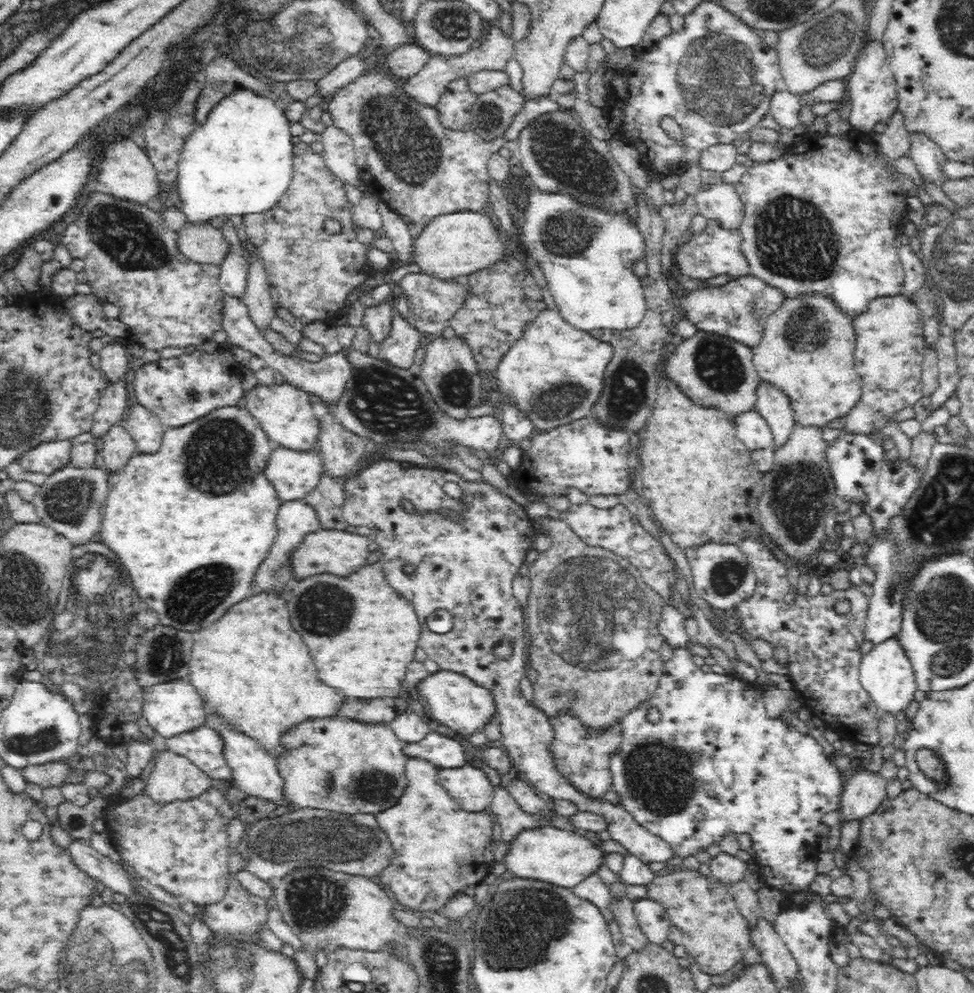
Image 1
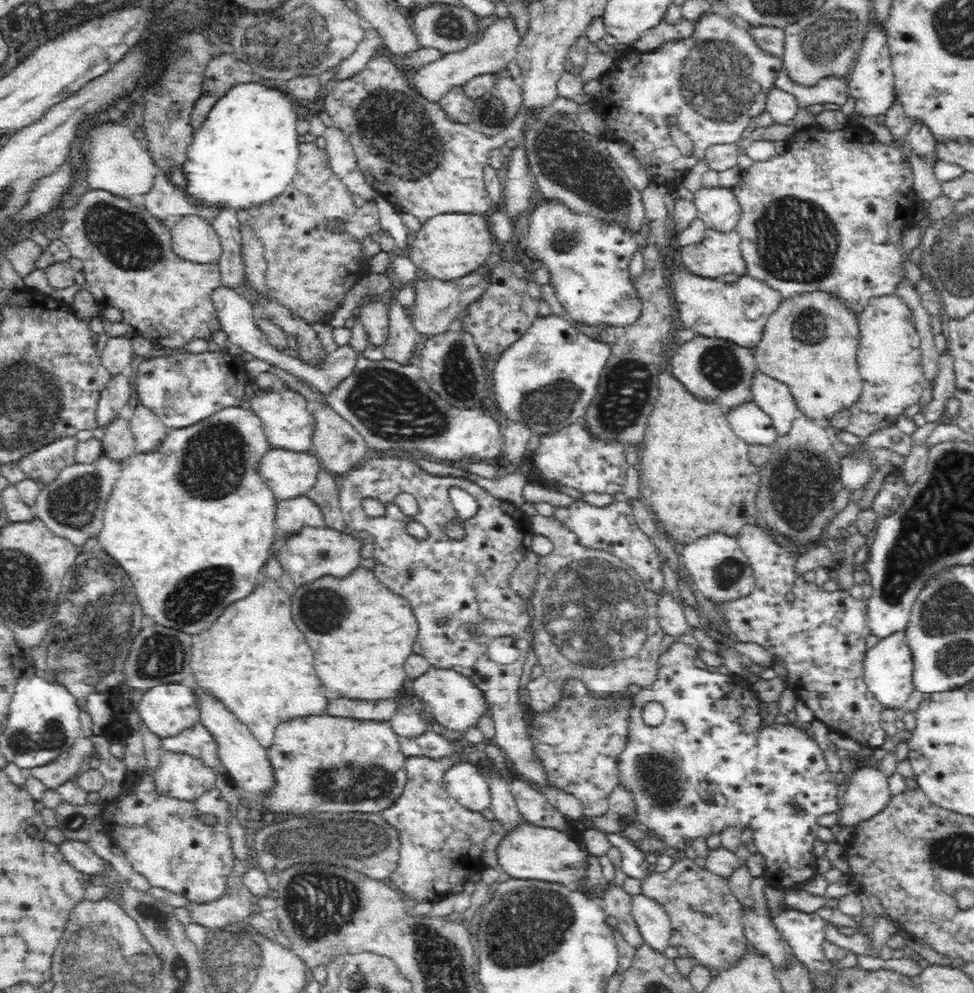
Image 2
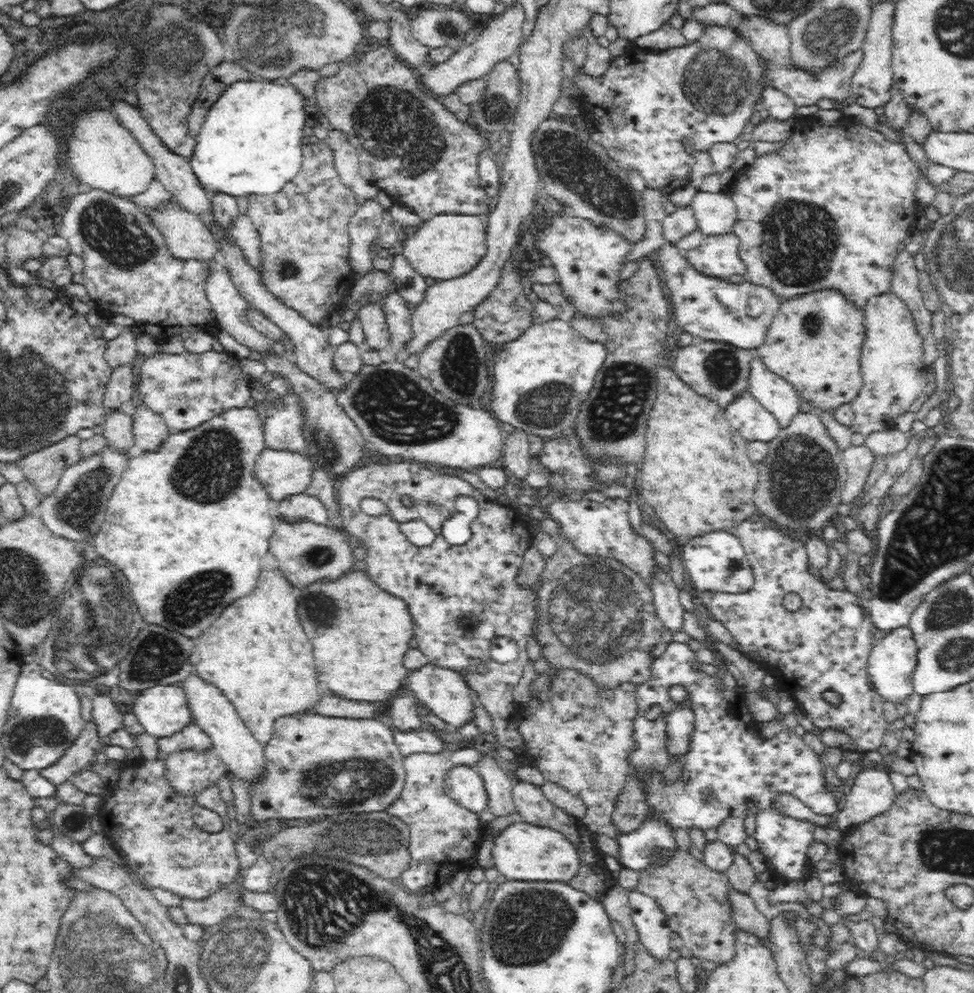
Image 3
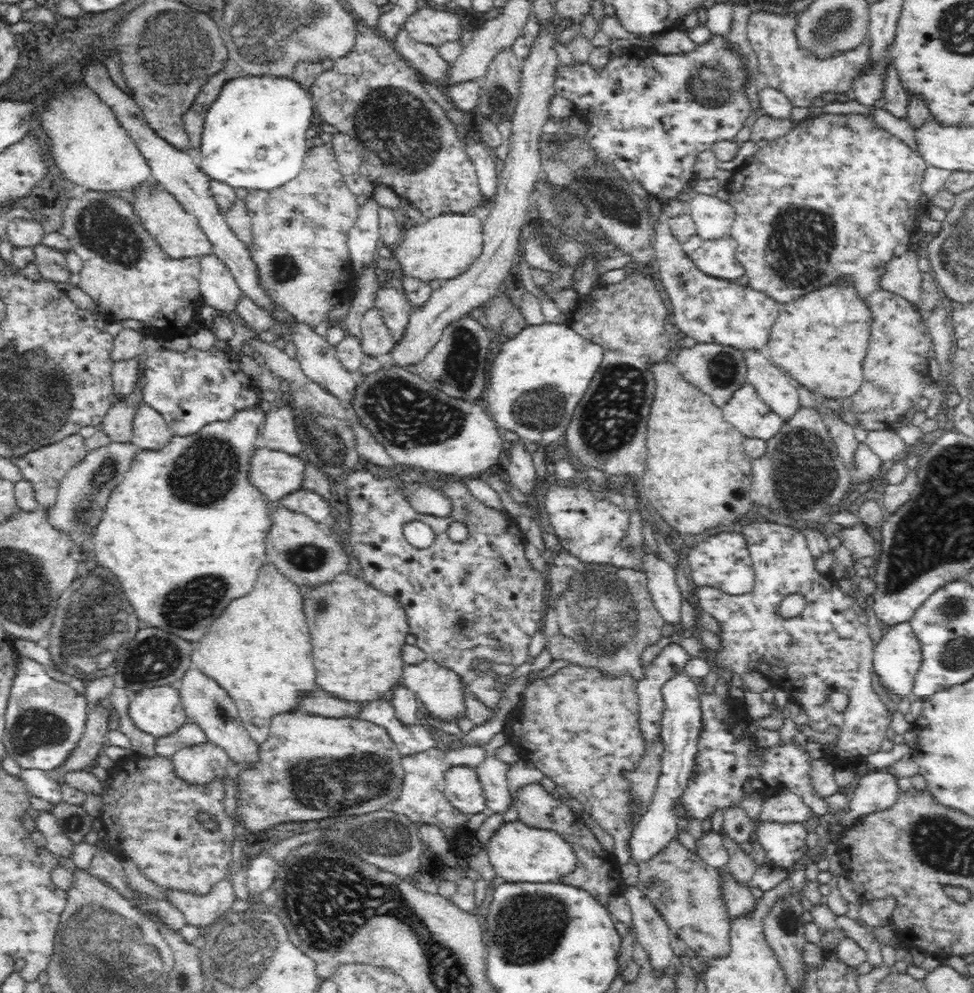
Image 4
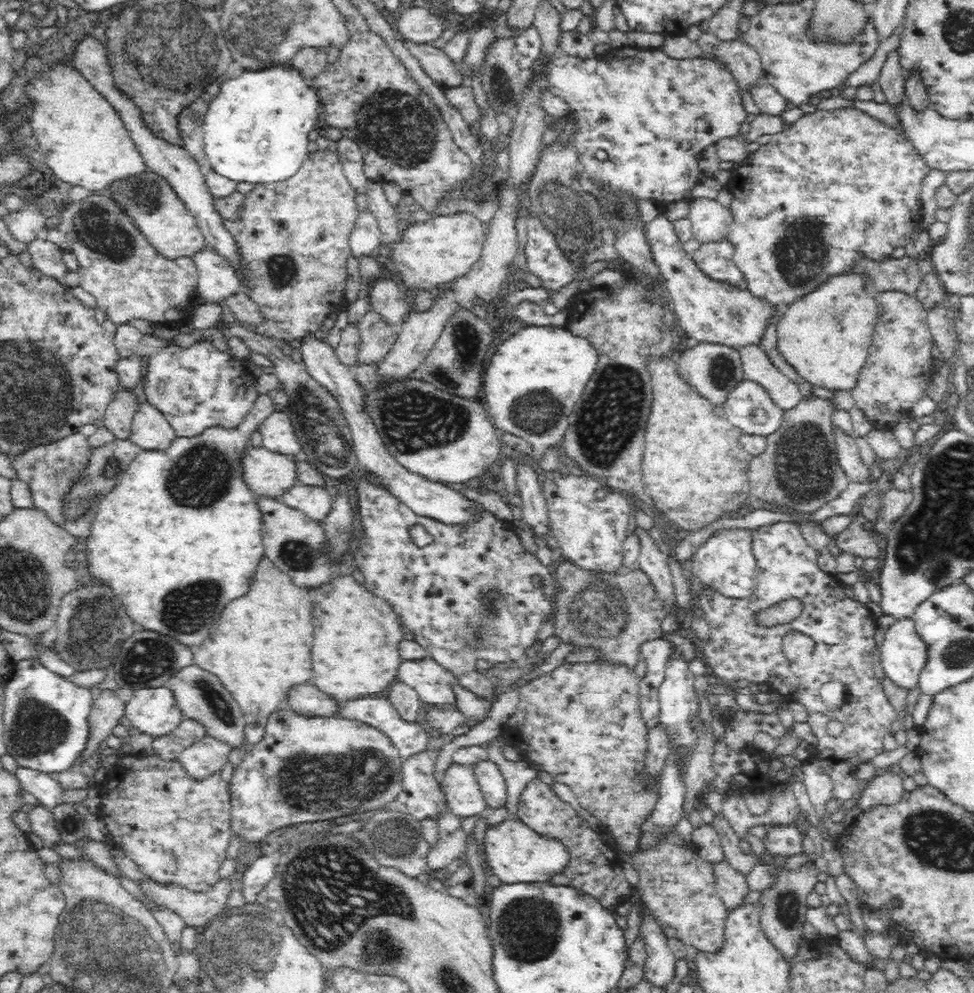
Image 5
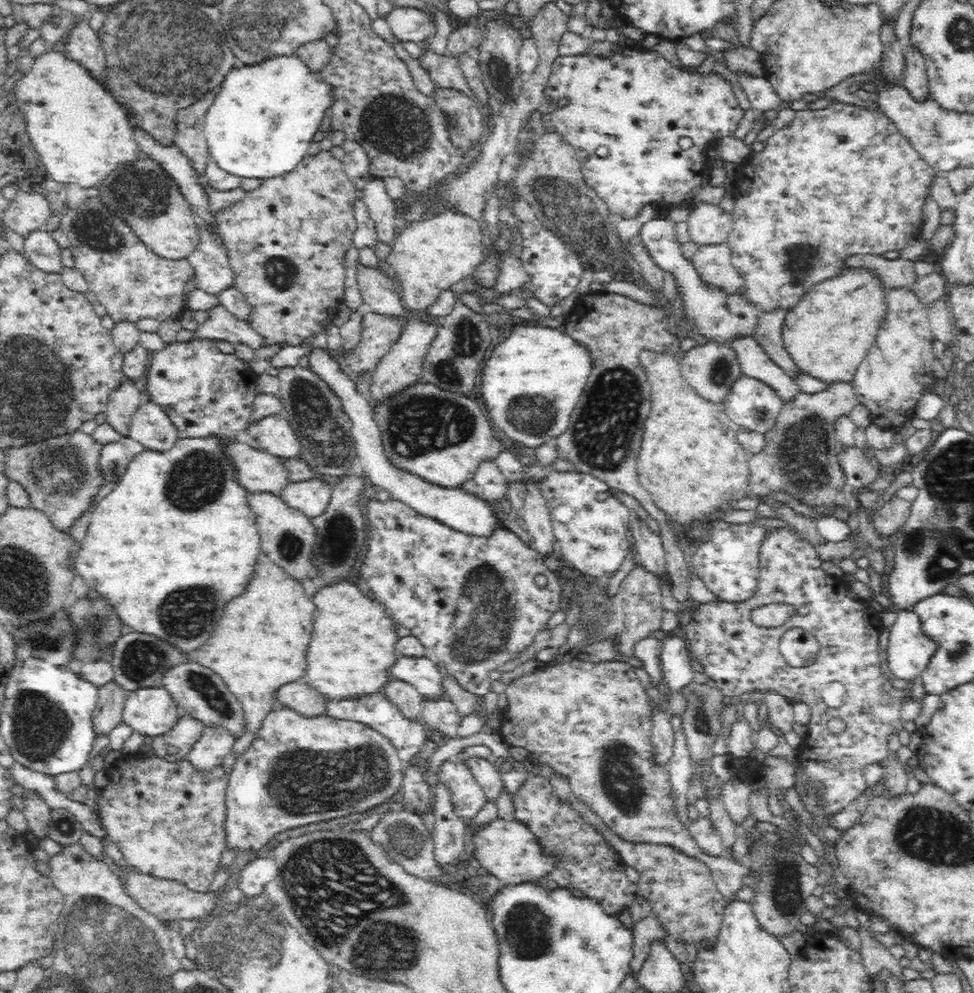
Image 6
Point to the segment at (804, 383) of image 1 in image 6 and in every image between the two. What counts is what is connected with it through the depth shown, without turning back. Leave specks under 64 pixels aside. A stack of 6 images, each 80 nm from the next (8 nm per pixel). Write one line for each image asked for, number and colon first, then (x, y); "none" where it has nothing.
2: (810, 343)
3: (815, 341)
4: (820, 339)
5: (826, 334)
6: (828, 333)

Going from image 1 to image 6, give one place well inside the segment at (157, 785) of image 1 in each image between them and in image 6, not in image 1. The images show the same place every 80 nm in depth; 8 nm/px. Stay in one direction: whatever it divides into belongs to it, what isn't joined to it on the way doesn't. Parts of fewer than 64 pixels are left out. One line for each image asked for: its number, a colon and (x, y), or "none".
2: (181, 775)
3: (190, 771)
4: (198, 764)
5: (208, 754)
6: (216, 741)

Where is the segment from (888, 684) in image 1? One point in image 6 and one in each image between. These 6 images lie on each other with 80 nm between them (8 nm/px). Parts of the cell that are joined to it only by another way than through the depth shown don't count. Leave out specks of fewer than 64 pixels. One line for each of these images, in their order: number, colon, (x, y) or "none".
2: (888, 666)
3: (893, 659)
4: (898, 655)
5: (903, 654)
6: (909, 649)

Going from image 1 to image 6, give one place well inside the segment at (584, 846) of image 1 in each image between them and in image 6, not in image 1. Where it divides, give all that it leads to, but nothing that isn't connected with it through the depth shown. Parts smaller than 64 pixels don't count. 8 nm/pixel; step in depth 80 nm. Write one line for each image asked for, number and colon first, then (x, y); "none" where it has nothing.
2: (527, 852)
3: (522, 852)
4: (517, 852)
5: (513, 851)
6: (505, 848)

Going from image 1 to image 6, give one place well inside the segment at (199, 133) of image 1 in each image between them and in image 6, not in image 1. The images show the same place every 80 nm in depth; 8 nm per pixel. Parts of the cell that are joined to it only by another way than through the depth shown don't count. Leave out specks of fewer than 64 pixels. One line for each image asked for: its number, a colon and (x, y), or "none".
2: (246, 151)
3: (250, 141)
4: (254, 136)
5: (256, 130)
6: (264, 116)

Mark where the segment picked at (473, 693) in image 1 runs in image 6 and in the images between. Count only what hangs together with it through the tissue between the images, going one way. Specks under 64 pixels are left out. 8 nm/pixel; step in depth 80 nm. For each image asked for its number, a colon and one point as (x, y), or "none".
2: (455, 702)
3: (446, 693)
4: (439, 688)
5: (432, 682)
6: (421, 672)

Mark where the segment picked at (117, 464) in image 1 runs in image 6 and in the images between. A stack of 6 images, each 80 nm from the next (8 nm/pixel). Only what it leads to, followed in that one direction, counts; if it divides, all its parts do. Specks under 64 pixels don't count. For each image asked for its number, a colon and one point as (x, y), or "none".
2: (119, 443)
3: (118, 427)
4: (118, 421)
5: (118, 416)
6: (123, 401)

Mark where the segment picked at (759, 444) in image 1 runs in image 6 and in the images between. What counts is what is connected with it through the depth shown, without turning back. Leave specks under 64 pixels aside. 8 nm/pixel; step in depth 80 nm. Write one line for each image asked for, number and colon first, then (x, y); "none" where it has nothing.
2: (750, 422)
3: (755, 423)
4: (753, 418)
5: (748, 406)
6: (751, 404)

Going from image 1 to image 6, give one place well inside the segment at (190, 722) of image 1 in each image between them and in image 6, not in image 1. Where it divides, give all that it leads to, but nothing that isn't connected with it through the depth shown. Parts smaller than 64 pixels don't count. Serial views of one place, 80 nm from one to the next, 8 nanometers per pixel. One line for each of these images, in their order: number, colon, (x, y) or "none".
2: (164, 710)
3: (161, 710)
4: (157, 711)
5: (154, 711)
6: (151, 711)

